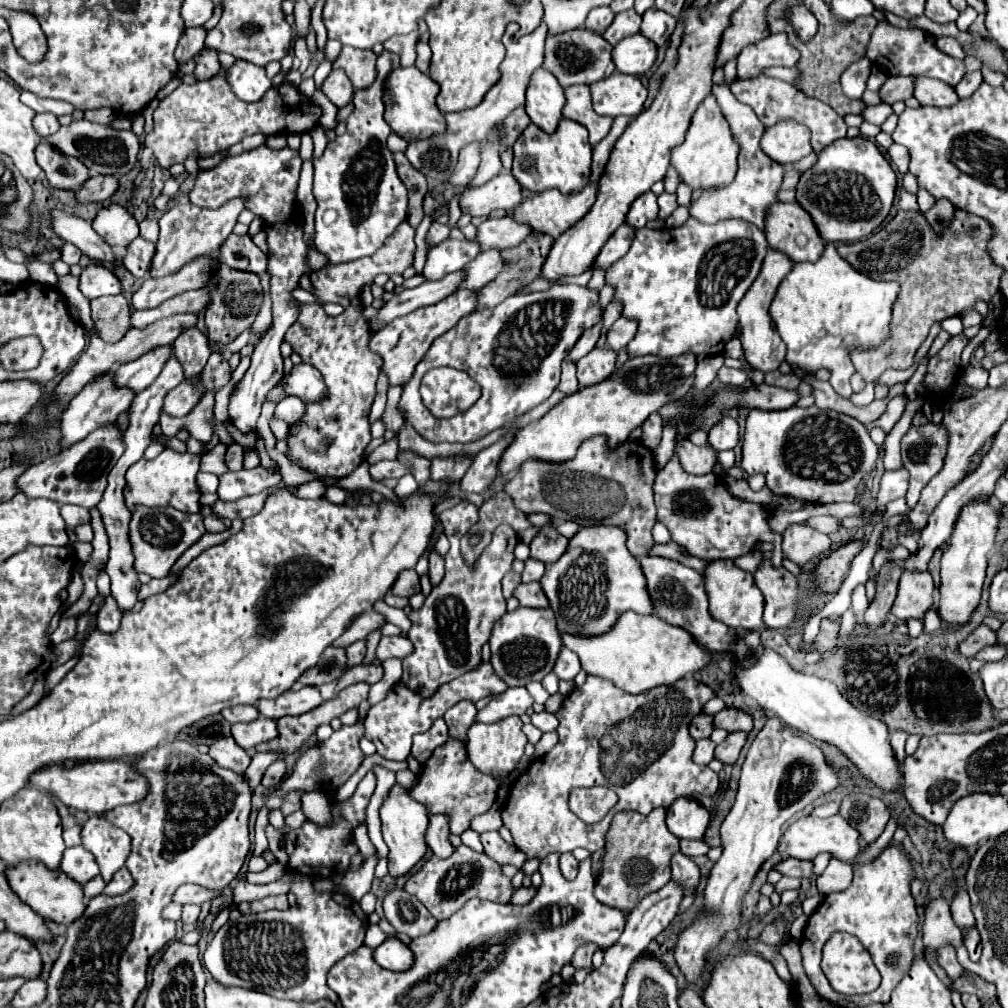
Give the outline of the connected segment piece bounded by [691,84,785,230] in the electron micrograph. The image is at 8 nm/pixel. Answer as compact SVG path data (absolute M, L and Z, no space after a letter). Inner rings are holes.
M729 84L715 86L713 94L717 96L723 114L733 128L733 136L739 142L739 166L737 166L735 178L729 184L725 184L725 188L717 188L717 192L705 192L695 204L691 204L691 216L707 224L727 220L727 218L743 218L745 222L755 224L759 230L763 230L767 210L777 202L777 188L781 188L785 168L775 160L771 160L761 150L759 142L765 132L765 126L757 120L755 112L749 106L735 100L735 96L729 90Z

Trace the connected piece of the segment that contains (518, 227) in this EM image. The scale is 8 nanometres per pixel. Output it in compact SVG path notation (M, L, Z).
M505 216L499 220L489 218L483 224L479 224L475 240L481 246L481 252L487 252L491 248L501 252L505 248L513 248L521 244L521 240L525 240L527 236L529 236L529 228L525 224L517 224L513 222L511 216Z

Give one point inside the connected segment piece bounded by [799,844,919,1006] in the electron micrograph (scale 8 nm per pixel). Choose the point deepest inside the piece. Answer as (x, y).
(877, 908)

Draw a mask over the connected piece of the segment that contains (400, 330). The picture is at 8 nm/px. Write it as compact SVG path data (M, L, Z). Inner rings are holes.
M459 290L451 296L447 296L445 300L437 302L437 304L431 304L431 306L417 308L411 314L393 320L389 324L389 328L381 328L379 332L375 332L371 336L369 350L377 352L383 358L383 372L389 378L389 386L405 384L413 376L415 366L425 356L425 352L429 350L433 340L437 336L445 334L447 330L451 330L463 316L469 316L475 310L475 306L477 306L475 294L471 290Z

